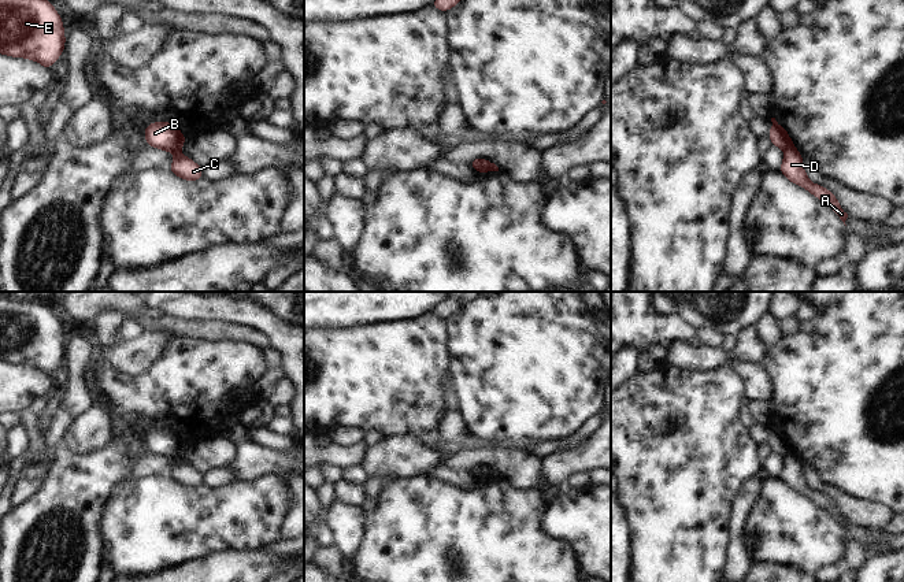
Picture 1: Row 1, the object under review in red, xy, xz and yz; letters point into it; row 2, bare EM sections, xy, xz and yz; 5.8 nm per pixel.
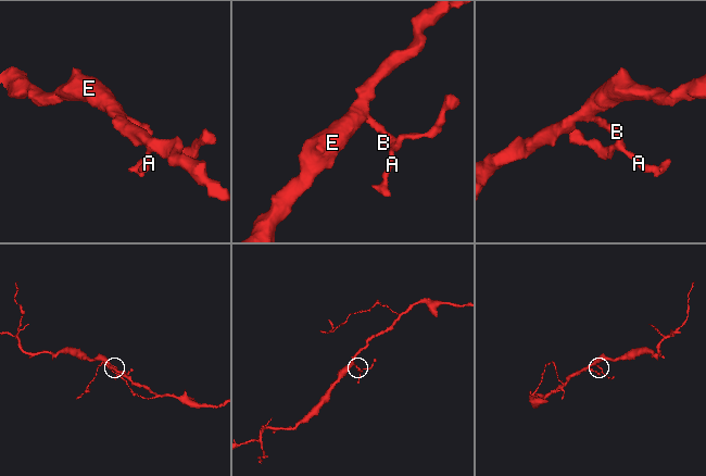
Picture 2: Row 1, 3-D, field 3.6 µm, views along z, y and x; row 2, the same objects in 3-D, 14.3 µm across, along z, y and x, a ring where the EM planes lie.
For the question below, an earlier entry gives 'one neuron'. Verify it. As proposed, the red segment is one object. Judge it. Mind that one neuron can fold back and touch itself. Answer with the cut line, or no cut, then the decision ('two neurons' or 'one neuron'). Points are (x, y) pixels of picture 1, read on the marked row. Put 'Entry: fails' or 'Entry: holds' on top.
Entry: fails
cut xz (482, 159), (480, 171); two neurons

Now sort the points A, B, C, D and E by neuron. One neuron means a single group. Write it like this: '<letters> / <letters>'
A C D / B E

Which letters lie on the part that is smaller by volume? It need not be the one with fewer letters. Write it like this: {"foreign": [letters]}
{"foreign": ["A", "C", "D"]}

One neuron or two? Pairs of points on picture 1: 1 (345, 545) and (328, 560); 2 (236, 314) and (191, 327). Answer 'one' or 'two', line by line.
1: two
2: two

